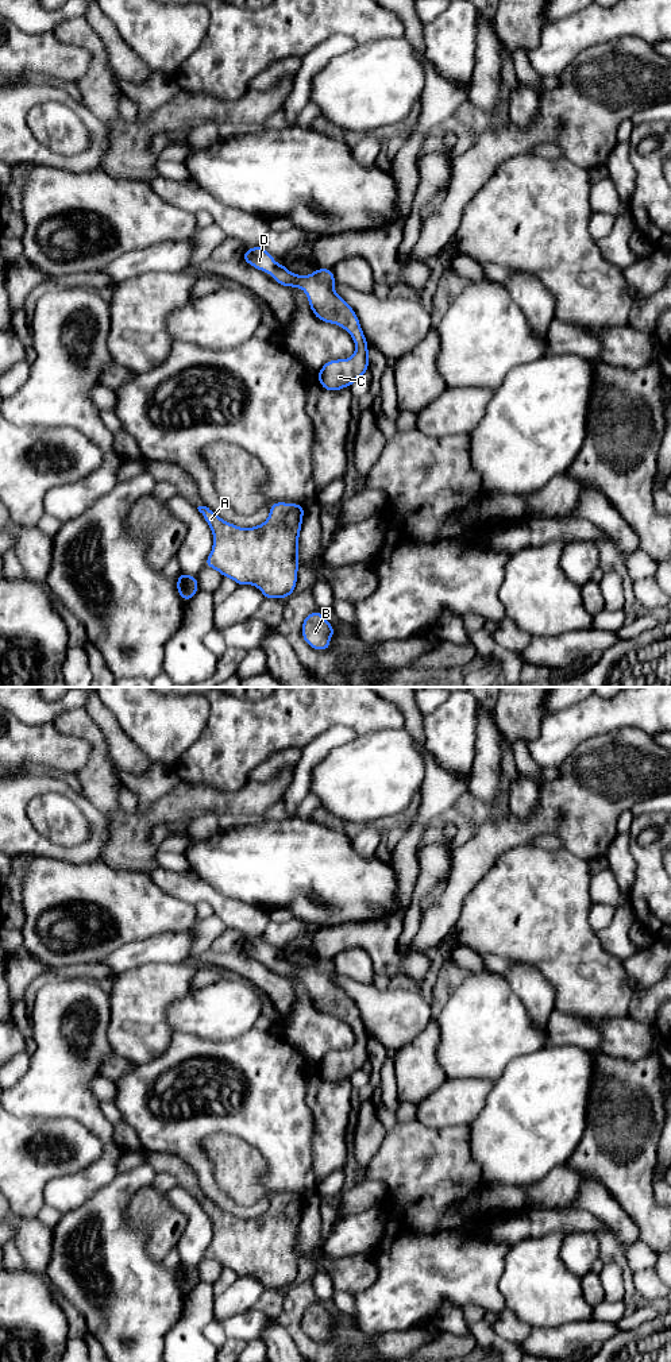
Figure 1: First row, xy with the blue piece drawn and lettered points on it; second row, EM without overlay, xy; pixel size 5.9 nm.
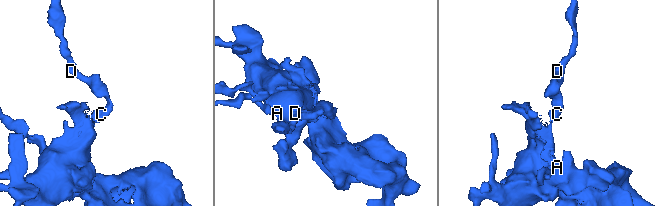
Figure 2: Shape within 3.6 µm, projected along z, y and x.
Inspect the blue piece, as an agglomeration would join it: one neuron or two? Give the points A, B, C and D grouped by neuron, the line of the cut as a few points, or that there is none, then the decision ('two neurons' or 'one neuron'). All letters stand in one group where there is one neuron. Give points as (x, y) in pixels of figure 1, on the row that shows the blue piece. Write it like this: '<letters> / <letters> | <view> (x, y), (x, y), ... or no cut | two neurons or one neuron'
A B C D | no cut | one neuron

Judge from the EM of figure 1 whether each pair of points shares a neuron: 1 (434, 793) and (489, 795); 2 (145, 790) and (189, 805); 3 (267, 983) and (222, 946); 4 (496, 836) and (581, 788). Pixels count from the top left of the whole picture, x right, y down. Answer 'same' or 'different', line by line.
1: different
2: different
3: different
4: same

